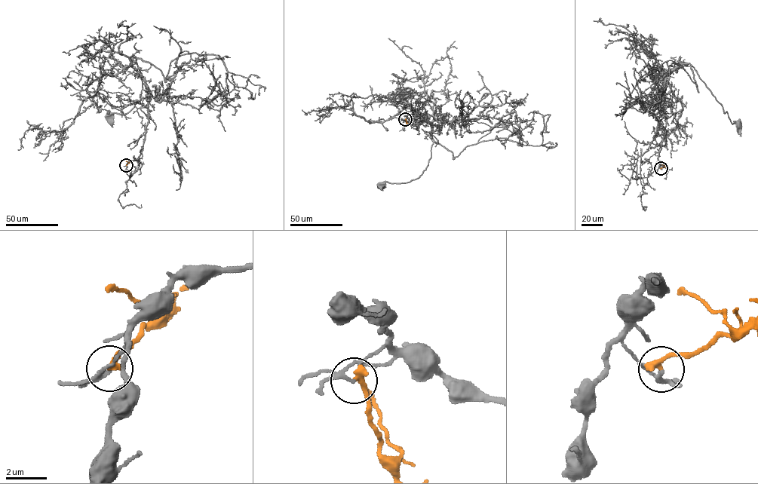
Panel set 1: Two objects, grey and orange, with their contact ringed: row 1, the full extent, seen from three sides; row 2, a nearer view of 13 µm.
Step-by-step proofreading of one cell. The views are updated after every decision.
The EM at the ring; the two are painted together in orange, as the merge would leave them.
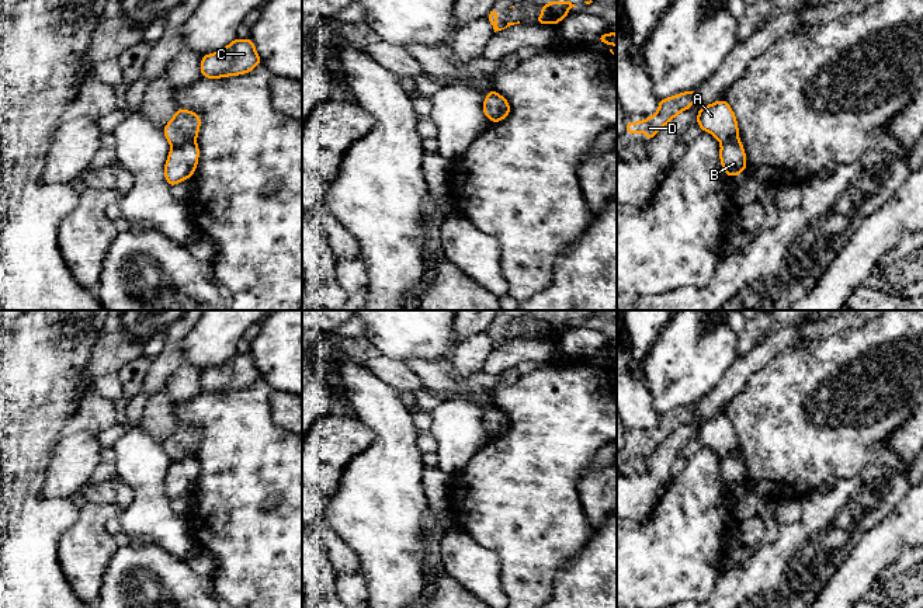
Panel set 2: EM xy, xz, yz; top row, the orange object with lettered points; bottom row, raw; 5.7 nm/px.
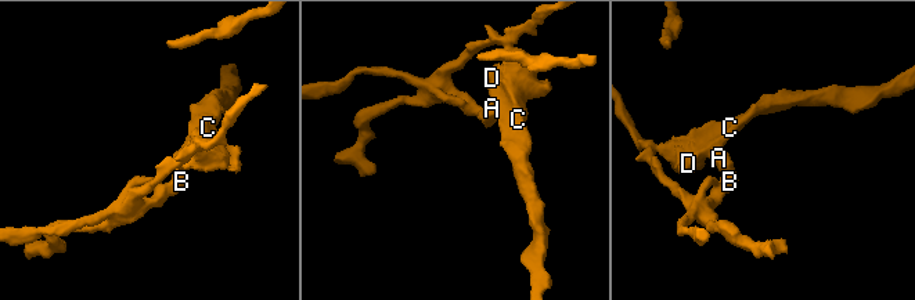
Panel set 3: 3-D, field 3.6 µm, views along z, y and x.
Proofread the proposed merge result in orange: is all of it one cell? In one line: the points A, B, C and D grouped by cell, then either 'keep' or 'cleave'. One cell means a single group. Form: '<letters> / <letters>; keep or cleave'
A C D / B; cleave

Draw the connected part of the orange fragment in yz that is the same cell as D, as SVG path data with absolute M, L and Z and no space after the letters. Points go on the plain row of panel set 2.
M697 403L663 413L659 416L657 427L653 431L646 431L645 437L625 437L625 445L629 449L635 449L643 442L645 454L649 456L662 441L670 437L681 425L688 424L695 414Z

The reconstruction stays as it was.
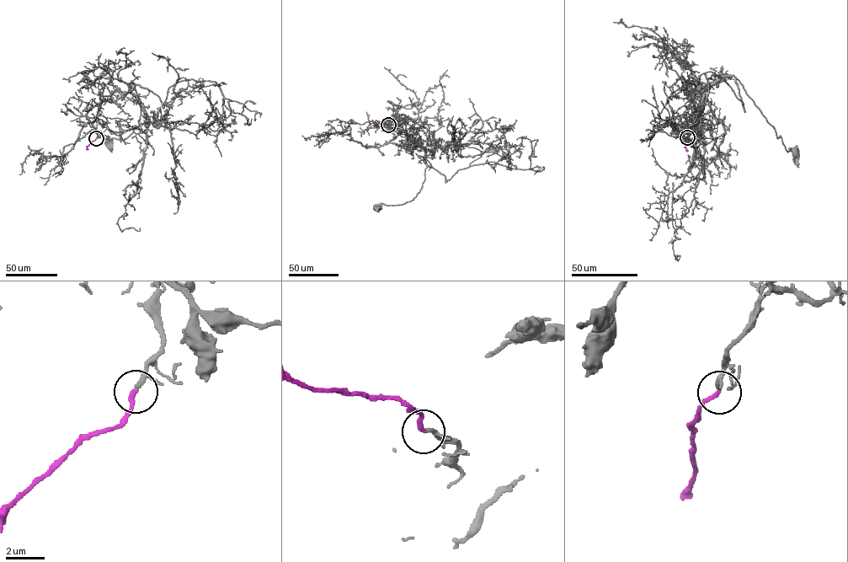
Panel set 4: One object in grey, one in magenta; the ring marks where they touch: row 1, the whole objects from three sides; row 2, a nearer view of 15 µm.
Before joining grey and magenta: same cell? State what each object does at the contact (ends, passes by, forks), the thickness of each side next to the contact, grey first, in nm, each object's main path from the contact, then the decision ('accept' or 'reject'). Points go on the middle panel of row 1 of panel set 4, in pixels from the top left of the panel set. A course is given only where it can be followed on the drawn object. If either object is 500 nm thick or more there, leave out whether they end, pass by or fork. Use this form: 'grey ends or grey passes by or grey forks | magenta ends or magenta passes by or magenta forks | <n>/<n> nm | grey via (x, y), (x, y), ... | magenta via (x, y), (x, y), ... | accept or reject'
grey passes by | magenta ends | 160/240 nm | grey via (388, 125), (398, 123), (424, 147), (426, 166), (413, 200), (377, 208) | magenta via (388, 125), (376, 124) | accept

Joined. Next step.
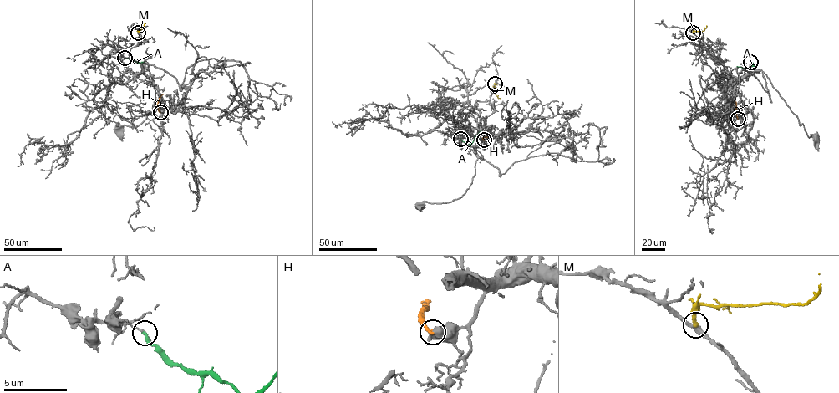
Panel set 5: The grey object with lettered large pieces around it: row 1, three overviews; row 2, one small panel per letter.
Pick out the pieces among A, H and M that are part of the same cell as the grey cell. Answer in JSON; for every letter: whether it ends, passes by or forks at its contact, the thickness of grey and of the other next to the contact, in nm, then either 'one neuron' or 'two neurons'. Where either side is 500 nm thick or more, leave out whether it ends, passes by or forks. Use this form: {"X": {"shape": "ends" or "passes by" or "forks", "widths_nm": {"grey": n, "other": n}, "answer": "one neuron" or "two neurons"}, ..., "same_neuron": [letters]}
{"A": {"shape": "ends", "widths_nm": {"grey": 170, "other": 240}, "answer": "two neurons"}, "H": {"widths_nm": {"grey": 650, "other": 280}, "answer": "two neurons"}, "M": {"shape": "ends", "widths_nm": {"grey": 400, "other": 340}, "answer": "two neurons"}, "same_neuron": []}

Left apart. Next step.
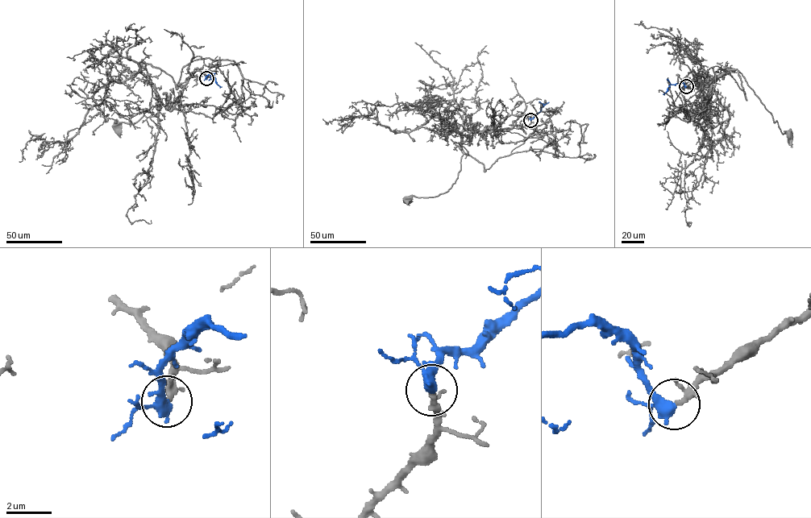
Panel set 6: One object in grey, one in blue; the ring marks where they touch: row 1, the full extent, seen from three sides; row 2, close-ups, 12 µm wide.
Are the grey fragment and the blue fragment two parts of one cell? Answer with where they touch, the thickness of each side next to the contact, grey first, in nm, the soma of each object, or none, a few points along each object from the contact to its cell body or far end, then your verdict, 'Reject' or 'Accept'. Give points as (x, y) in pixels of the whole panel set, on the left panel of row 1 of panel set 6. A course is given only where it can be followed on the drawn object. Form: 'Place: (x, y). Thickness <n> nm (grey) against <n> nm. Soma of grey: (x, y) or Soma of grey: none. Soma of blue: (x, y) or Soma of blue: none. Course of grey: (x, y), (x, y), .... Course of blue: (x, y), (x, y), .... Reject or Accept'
Place: (206, 78). Thickness 180 nm (grey) against 380 nm. Soma of grey: (117, 126). Soma of blue: none. Course of grey: (206, 78), (193, 71), (170, 110), (140, 71), (143, 62), (151, 80), (149, 109), (132, 123), (117, 126). Course of blue: (206, 78), (209, 75), (214, 76), (215, 81), (222, 86). Accept

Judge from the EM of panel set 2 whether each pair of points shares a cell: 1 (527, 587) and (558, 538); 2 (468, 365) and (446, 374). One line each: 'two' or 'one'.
1: one
2: two

